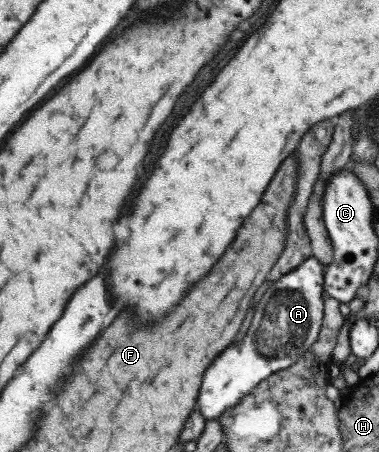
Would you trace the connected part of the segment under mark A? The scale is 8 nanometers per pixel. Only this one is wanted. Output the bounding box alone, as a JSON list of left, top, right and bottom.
[195,256,325,421]

